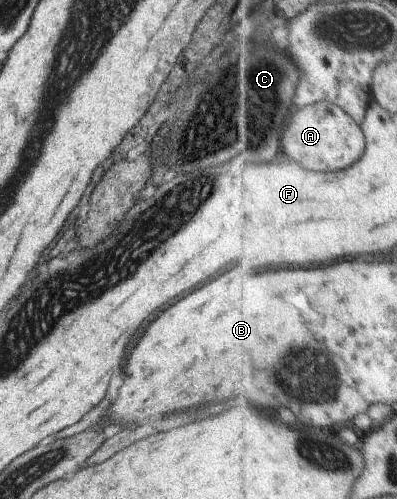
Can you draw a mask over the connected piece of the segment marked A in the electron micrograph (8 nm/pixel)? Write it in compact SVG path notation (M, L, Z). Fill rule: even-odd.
M330 102L310 104L292 113L282 137L282 147L286 155L304 167L310 167L312 171L342 171L354 165L366 149L366 137L362 129L361 124L339 105Z

